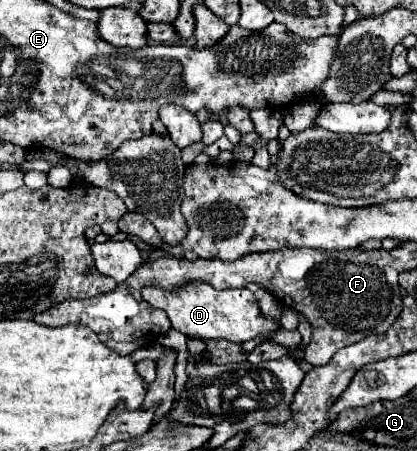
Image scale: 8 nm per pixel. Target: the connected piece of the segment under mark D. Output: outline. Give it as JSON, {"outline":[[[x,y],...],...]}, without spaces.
{"outline":[[[194,283],[194,285],[186,285],[178,291],[162,291],[156,287],[144,287],[142,297],[152,307],[166,311],[168,319],[172,321],[172,329],[180,331],[186,337],[226,339],[232,343],[252,341],[256,337],[262,337],[264,341],[272,341],[272,335],[280,329],[278,319],[268,319],[262,315],[260,305],[250,289],[216,291],[210,285]]]}

